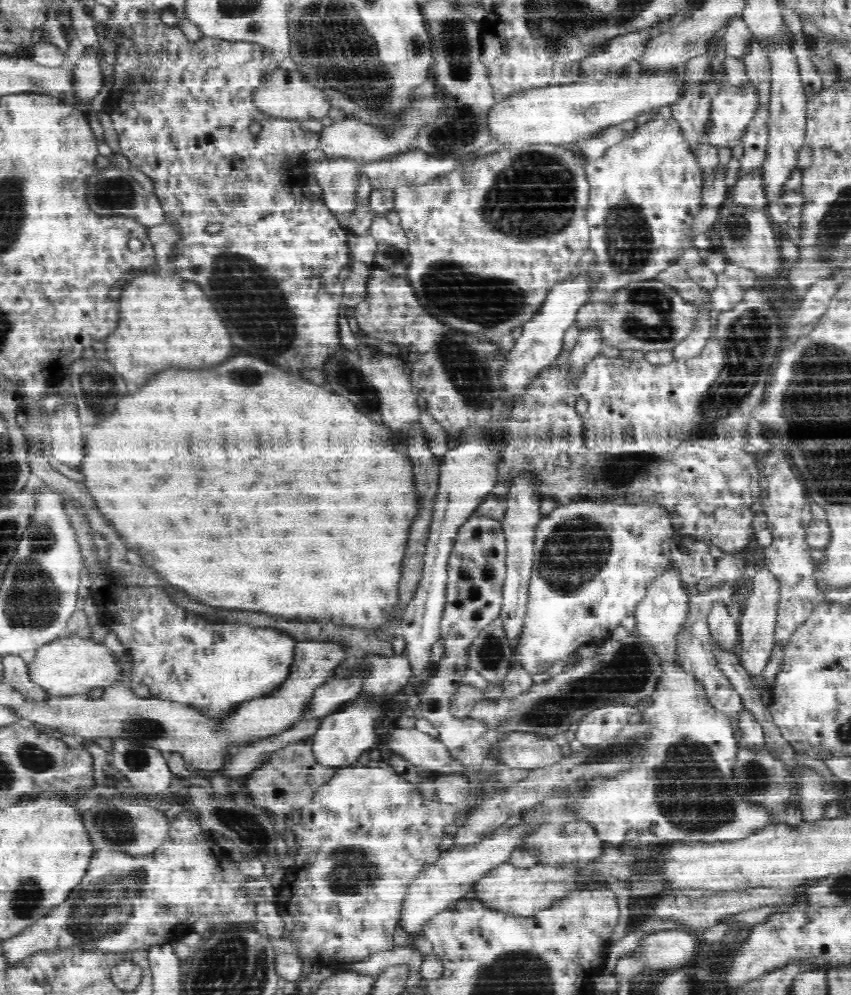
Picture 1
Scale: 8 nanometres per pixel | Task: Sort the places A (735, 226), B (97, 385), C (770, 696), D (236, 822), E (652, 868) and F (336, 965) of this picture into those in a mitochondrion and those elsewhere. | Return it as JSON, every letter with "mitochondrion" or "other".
{"A":"mitochondrion","B":"mitochondrion","C":"other","D":"mitochondrion","E":"mitochondrion","F":"other"}

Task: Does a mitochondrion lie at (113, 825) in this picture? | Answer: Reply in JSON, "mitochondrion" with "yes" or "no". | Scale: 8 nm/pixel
{"mitochondrion":"yes"}

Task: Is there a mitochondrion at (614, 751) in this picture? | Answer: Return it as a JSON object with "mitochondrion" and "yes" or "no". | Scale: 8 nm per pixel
{"mitochondrion":"yes"}

